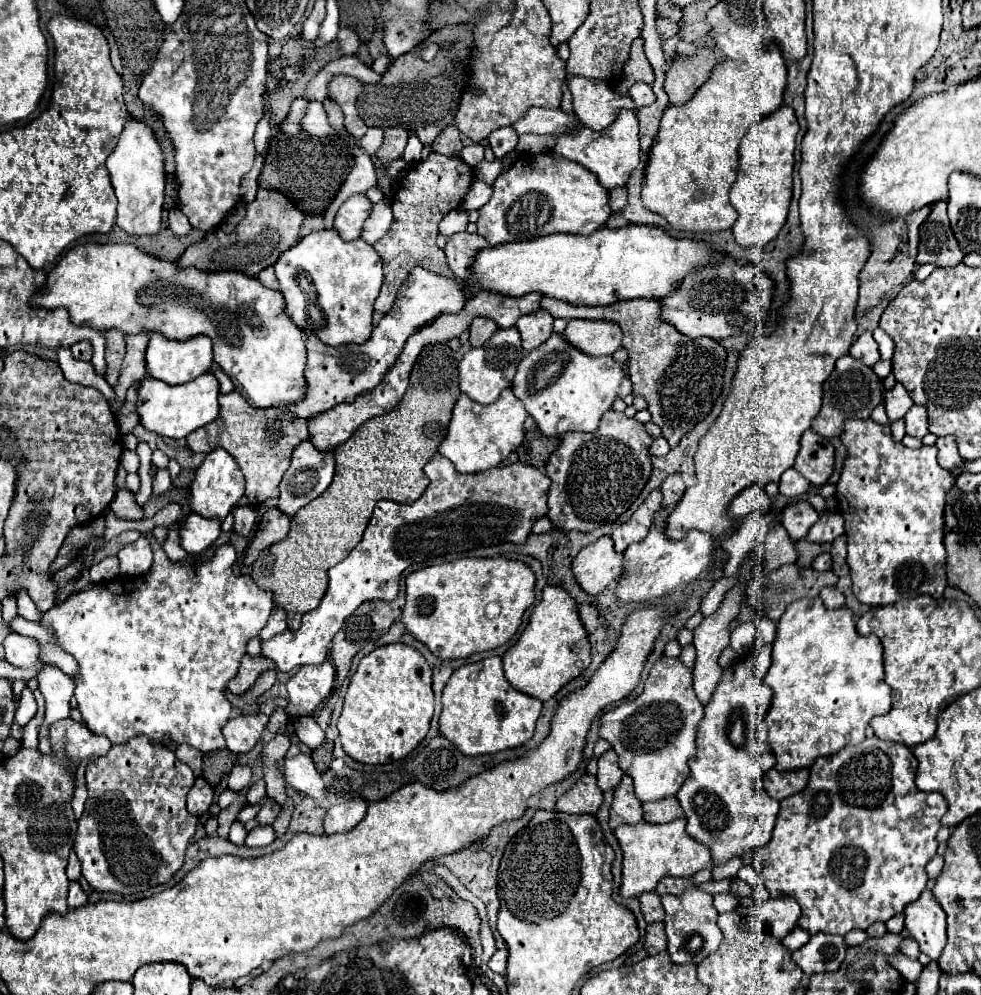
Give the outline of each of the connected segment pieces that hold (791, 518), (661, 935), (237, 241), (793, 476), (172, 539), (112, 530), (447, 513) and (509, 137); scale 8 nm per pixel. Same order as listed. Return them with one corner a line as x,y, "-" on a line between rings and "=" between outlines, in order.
798,501
796,505
788,505
782,511
784,523
782,527
788,531
790,541
802,541
808,535
808,529
816,523
818,513
814,511
814,507
808,501
=
650,923
646,927
646,941
644,949
648,955
658,955
660,951
666,949
666,933
664,933
664,923
=
260,187
256,199
252,203
246,203
246,211
246,217
238,223
234,233
224,235
220,229
210,231
200,243
190,245
184,251
178,265
192,265
204,271
242,271
254,277
268,265
274,265
280,253
288,251
298,241
298,231
304,215
280,191
268,191
=
788,469
782,479
780,479
780,495
792,499
792,497
800,497
808,493
810,481
806,481
796,469
=
172,529
174,533
168,533
168,539
164,543
164,551
166,555
172,559
172,561
178,561
178,559
184,559
188,553
180,547
180,535
178,535
178,529
=
112,511
104,517
106,519
106,533
104,533
104,541
110,541
110,539
116,539
122,531
126,529
138,529
138,531
144,531
146,525
144,525
144,519
140,521
126,521
126,519
120,519
118,515
114,515
=
436,453
426,465
424,465
424,473
430,479
428,489
424,491
424,495
410,503
410,505
402,505
402,503
394,503
394,501
378,501
370,523
364,531
362,541
350,551
350,555
334,565
330,569
330,585
328,591
324,595
324,599
320,601
320,605
306,613
302,618
301,627
298,631
284,631
274,635
268,641
262,641
260,647
260,655
262,657
270,657
276,661
280,671
290,671
294,667
306,664
319,664
328,659
328,647
332,637
338,633
338,629
342,627
344,619
348,615
352,615
356,611
358,605
362,605
364,601
372,601
372,599
396,599
398,591
400,591
400,575
404,573
404,569
408,569
414,563
414,557
422,559
434,559
436,551
438,555
446,555
446,553
460,553
460,551
468,551
468,549
476,549
476,547
488,547
488,545
498,545
500,541
512,541
512,543
524,543
530,535
530,527
536,519
544,517
548,511
546,499
548,499
548,487
550,487
550,479
538,471
532,465
524,465
524,463
512,463
512,465
504,465
504,467
492,467
488,471
482,473
474,473
474,475
462,475
454,469
454,465
440,453
=
512,127
496,129
496,133
492,133
492,137
488,137
488,141
490,141
490,147
492,147
496,159
502,159
510,151
514,151
514,147
518,143
518,133

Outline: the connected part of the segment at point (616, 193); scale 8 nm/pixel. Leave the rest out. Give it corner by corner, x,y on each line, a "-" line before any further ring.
612,189
610,191
610,209
612,213
618,213
626,205
626,189

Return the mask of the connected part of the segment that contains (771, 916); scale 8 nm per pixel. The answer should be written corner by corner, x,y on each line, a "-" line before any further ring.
790,897
768,899
766,903
762,903
762,913
760,913
770,935
776,939
786,937
796,927
800,915
802,915
800,905

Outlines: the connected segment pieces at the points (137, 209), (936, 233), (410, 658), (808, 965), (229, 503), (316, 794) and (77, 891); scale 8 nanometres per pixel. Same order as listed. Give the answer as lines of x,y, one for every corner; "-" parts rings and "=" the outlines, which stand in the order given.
128,119
114,153
106,159
112,187
118,197
116,225
130,235
154,235
160,229
164,203
164,157
154,131
138,119
=
934,203
934,209
928,221
920,227
920,251
918,265
932,263
936,267
956,267
964,259
964,251
960,251
958,241
950,229
946,203
=
390,643
362,657
344,697
338,731
344,751
360,763
378,765
406,757
428,733
434,713
432,669
410,645
=
814,935
806,945
792,953
792,959
800,965
806,977
814,973
836,971
844,961
846,945
840,935
=
224,449
208,453
190,483
190,509
196,511
198,515
212,515
224,521
224,517
236,507
242,495
244,495
244,475
236,465
236,461
232,461
232,455
=
300,753
292,759
286,759
284,763
284,775
286,781
300,793
314,799
316,807
326,807
326,787
312,763
312,755
=
72,881
72,883
70,883
70,891
68,891
68,905
70,905
70,909
84,907
86,903
88,903
86,893
82,891
82,887
80,887
76,881

